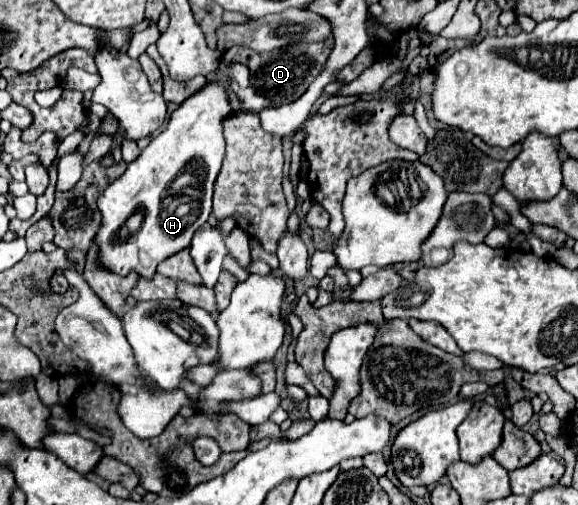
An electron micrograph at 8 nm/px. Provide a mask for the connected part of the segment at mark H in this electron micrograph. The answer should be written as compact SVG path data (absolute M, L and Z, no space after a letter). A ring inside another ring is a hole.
M221 63L215 79L207 79L197 93L185 99L169 115L167 127L155 135L141 155L127 165L127 171L103 191L97 201L103 221L95 237L103 267L117 275L127 275L129 269L135 269L139 275L151 277L157 263L189 247L193 233L209 219L213 183L225 157L223 121L233 113L227 93L233 81L237 85L249 85L249 69L243 63ZM139 209L145 213L141 229L121 239L119 233L127 217Z

